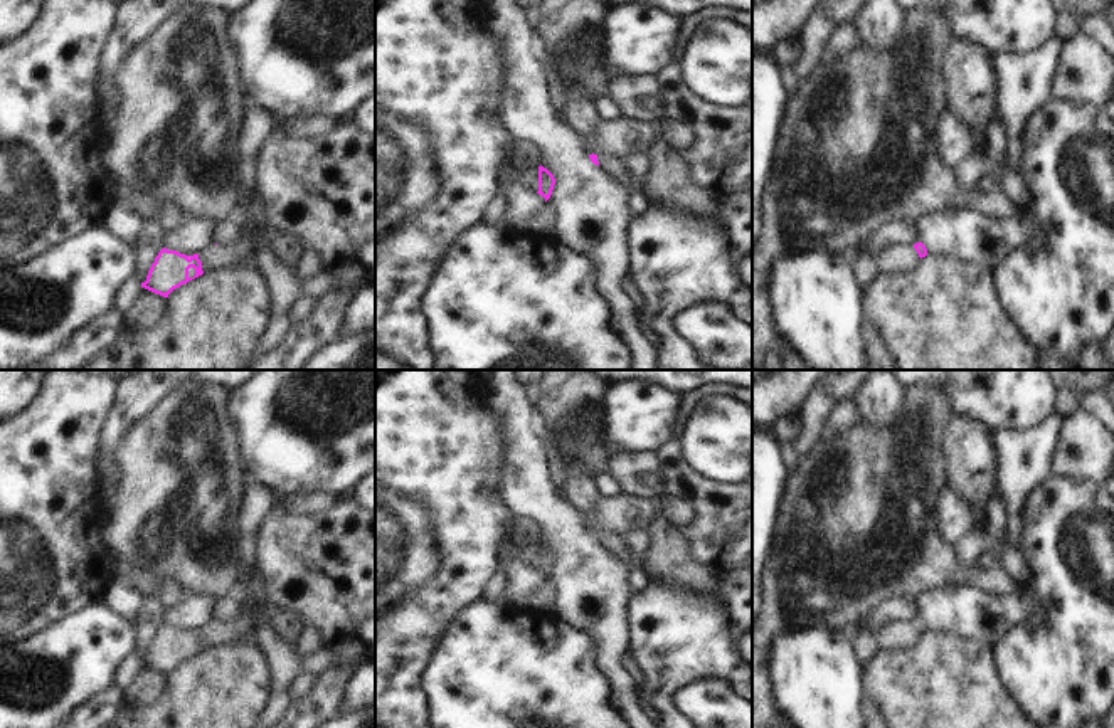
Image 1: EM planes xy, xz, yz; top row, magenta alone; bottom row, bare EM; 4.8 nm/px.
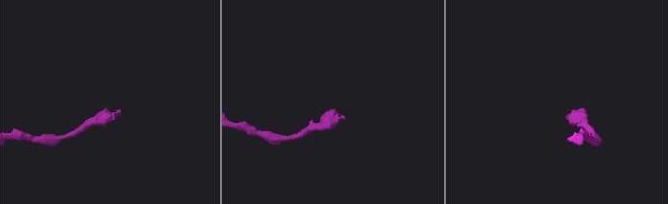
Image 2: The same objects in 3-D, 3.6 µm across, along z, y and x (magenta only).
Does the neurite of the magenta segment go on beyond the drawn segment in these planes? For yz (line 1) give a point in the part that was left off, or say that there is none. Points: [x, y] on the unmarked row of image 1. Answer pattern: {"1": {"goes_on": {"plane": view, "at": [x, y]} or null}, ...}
{"1": {"goes_on": {"plane": "yz", "at": [896, 634]}}}

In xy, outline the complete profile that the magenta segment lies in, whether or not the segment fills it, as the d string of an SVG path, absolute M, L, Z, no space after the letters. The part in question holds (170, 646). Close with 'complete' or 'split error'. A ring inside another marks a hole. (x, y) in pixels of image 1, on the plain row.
M256 563L242 573L236 597L239 600L239 614L229 622L212 620L194 632L163 624L155 634L141 664L168 674L173 666L204 649L224 644L256 644L256 625L269 622L276 610L268 597L268 580Z; split error

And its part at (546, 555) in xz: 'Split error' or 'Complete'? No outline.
Complete

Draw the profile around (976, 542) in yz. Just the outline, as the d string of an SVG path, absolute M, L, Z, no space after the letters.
M974 526L956 541L954 551L961 563L974 567L983 553L993 551L993 541L983 528Z

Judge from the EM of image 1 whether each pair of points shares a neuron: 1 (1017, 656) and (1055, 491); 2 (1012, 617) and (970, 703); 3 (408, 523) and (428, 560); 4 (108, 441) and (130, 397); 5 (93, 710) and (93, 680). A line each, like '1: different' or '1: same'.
1: same
2: different
3: same
4: same
5: different

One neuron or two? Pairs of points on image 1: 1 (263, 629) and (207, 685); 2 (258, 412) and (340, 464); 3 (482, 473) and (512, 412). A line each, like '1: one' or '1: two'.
1: two
2: one
3: two

